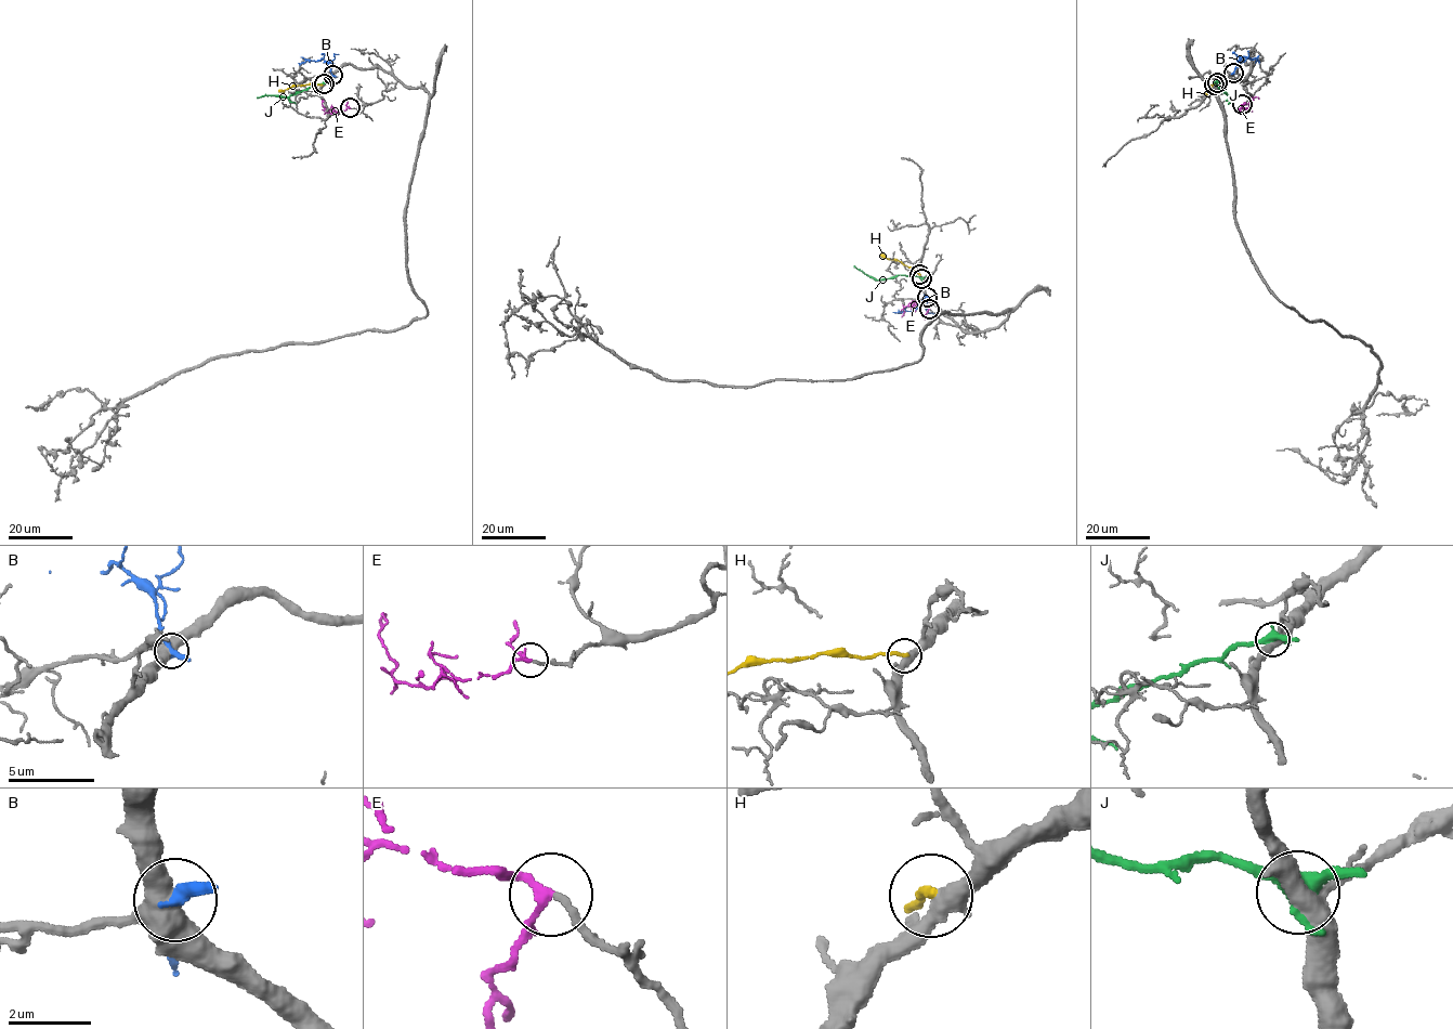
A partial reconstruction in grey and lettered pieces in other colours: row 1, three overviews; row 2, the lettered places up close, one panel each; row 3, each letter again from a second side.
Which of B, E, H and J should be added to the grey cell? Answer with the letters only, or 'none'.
E

